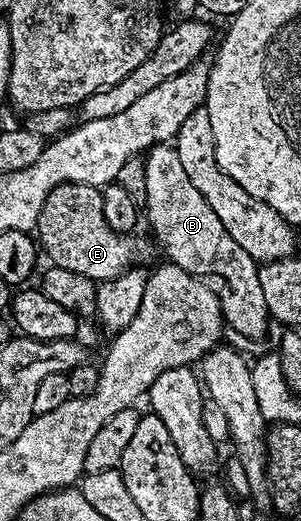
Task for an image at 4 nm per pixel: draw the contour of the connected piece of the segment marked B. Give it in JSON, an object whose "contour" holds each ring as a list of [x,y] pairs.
{"contour":[[[172,143],[153,145],[143,159],[147,170],[147,198],[143,201],[145,220],[163,246],[168,261],[187,270],[194,278],[221,278],[226,284],[226,289],[219,294],[222,321],[228,329],[248,339],[262,341],[271,325],[271,317],[260,288],[258,261],[224,229],[215,210],[191,183],[191,178],[187,178],[187,170],[183,170]]]}

